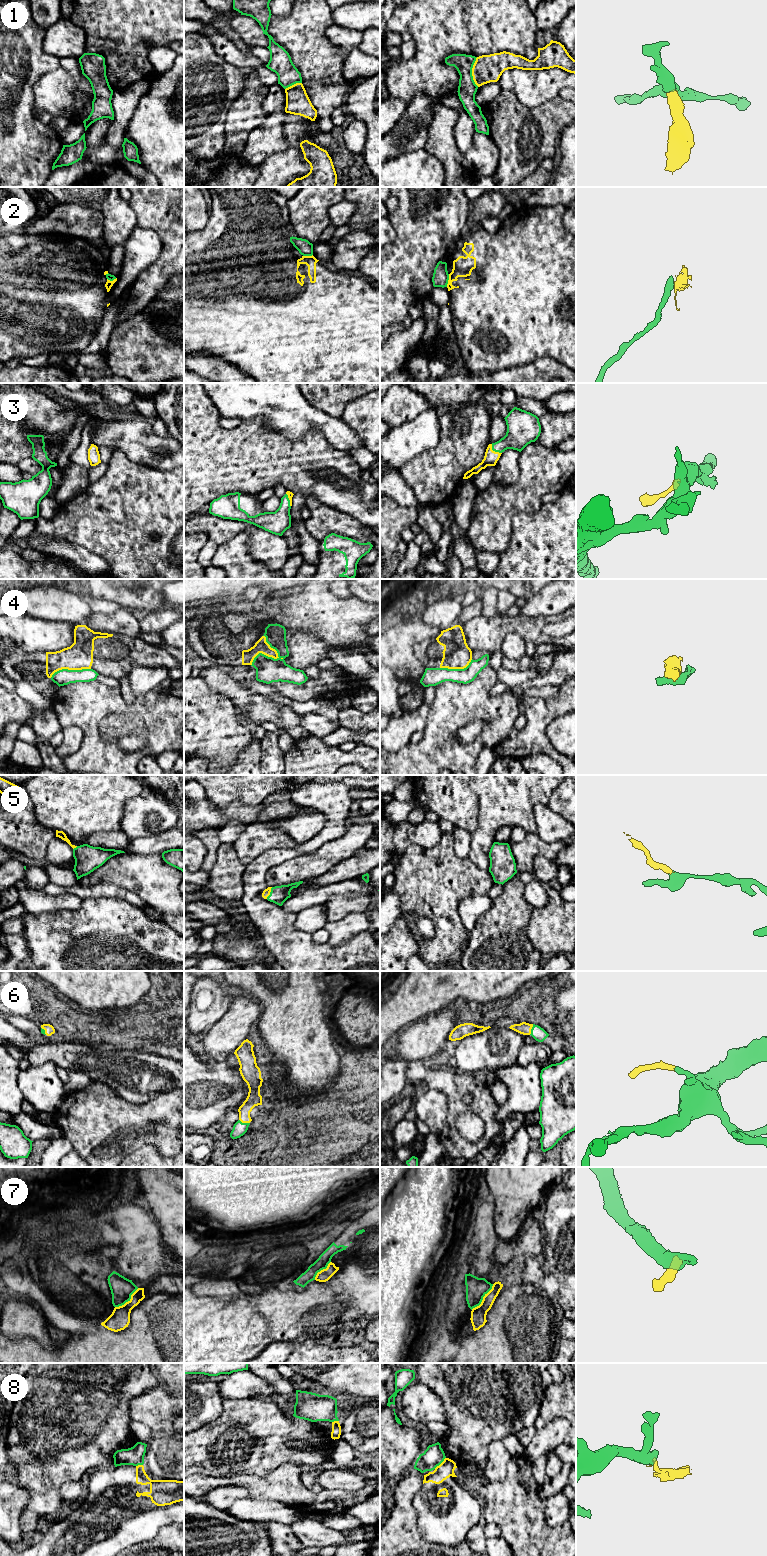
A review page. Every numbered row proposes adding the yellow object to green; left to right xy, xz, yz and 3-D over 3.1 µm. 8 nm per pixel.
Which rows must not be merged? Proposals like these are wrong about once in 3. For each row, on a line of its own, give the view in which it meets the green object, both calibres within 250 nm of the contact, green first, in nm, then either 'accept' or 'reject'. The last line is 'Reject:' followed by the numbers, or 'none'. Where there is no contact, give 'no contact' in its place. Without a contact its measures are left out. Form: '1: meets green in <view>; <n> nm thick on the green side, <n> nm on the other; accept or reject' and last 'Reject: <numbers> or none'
1: meets green in yz; 150 nm thick on the green side, 220 nm on the other; accept
2: meets green in yz; 130 nm thick on the green side, 160 nm on the other; reject
3: meets green in yz; 220 nm thick on the green side, 120 nm on the other; accept
4: meets green in xz; 200 nm thick on the green side, 110 nm on the other; reject
5: meets green in xz; 140 nm thick on the green side, 60 nm on the other; accept
6: meets green in xz; 110 nm thick on the green side, 120 nm on the other; accept
7: meets green in yz; 170 nm thick on the green side, 130 nm on the other; reject
8: meets green in yz; 170 nm thick on the green side, 130 nm on the other; reject
Reject: 2, 4, 7, 8

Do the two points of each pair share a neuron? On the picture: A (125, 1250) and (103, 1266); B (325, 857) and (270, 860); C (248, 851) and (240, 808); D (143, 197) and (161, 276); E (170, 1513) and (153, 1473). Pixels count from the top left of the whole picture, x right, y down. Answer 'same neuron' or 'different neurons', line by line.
A: different neurons
B: different neurons
C: different neurons
D: same neuron
E: different neurons

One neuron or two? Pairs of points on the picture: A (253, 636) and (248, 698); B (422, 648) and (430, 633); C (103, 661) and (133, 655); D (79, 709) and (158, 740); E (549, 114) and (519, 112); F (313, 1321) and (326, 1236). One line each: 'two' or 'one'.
A: two
B: two
C: one
D: one
E: one
F: two

